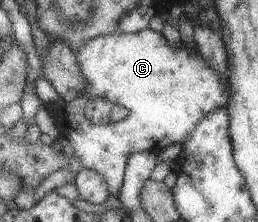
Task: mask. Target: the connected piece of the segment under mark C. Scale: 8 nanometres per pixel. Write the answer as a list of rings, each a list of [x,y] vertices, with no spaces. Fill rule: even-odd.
[[[146,29],[137,33],[99,36],[90,40],[88,46],[77,55],[88,82],[88,92],[78,100],[64,100],[59,105],[51,106],[51,110],[57,116],[61,135],[70,139],[70,144],[74,147],[73,157],[81,162],[83,169],[100,172],[110,184],[114,196],[120,197],[125,187],[130,158],[136,152],[159,152],[174,144],[188,144],[202,120],[214,116],[214,112],[222,112],[222,108],[230,108],[233,92],[229,80],[222,76],[222,72],[218,72],[218,68],[209,64],[210,60],[206,60],[206,56],[199,49],[190,48],[188,44],[174,45],[163,31]],[[100,99],[128,107],[132,114],[120,120],[114,127],[106,127],[102,122],[96,124],[88,118],[88,106],[92,101]]]

